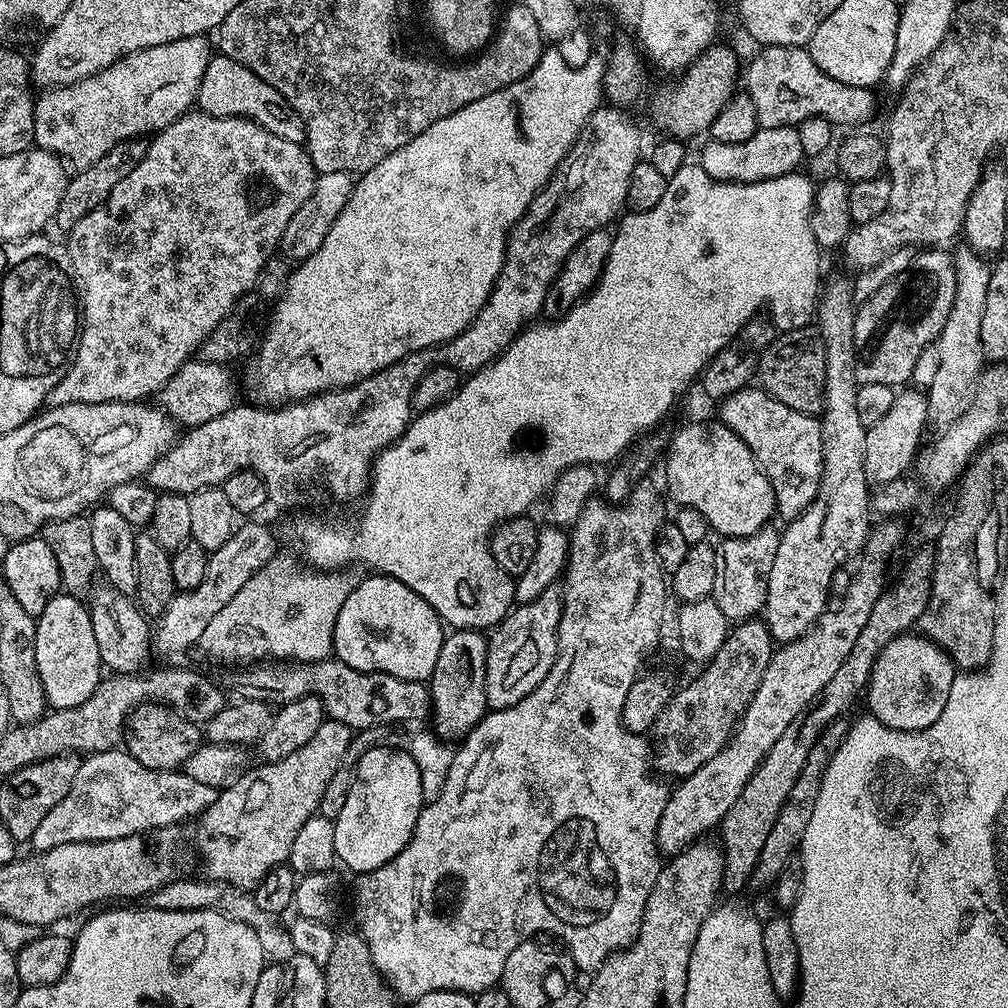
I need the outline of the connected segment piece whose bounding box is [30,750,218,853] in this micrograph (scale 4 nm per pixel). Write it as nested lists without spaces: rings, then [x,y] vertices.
[[[109,750],[94,752],[87,758],[81,759],[78,774],[74,774],[74,782],[70,786],[66,798],[42,818],[38,830],[34,830],[30,844],[37,853],[57,848],[63,844],[86,842],[91,844],[102,840],[117,840],[127,836],[148,834],[151,828],[168,828],[179,820],[199,817],[201,812],[210,807],[218,795],[217,789],[205,786],[194,778],[187,776],[182,770],[159,772],[142,766],[126,750]]]

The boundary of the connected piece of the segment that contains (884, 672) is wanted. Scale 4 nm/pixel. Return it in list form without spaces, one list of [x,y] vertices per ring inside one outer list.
[[[905,634],[894,638],[886,650],[878,654],[878,662],[874,662],[866,689],[867,711],[878,717],[887,728],[899,732],[923,732],[938,722],[938,714],[942,714],[946,698],[950,698],[950,686],[954,686],[956,675],[958,669],[947,652],[927,636]]]

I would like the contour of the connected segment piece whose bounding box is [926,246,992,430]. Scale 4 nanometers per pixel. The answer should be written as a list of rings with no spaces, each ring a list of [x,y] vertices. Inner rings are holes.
[[[963,246],[964,248],[960,248],[957,252],[954,252],[952,256],[952,262],[954,264],[954,270],[956,271],[956,289],[954,290],[954,306],[950,306],[950,315],[946,317],[946,326],[942,326],[942,334],[939,338],[936,339],[934,347],[938,350],[938,371],[936,376],[934,377],[934,382],[930,382],[930,386],[926,390],[926,395],[928,397],[928,419],[931,421],[933,425],[937,424],[937,429],[943,430],[948,427],[956,419],[958,419],[961,414],[965,412],[968,408],[968,404],[972,400],[972,394],[976,391],[976,383],[980,381],[980,374],[984,371],[986,367],[986,361],[984,358],[984,351],[982,350],[982,337],[978,335],[978,333],[982,330],[982,309],[986,306],[986,289],[990,287],[990,274],[992,273],[992,269],[990,267],[989,261],[987,260],[981,253],[977,252],[975,248],[971,246]]]

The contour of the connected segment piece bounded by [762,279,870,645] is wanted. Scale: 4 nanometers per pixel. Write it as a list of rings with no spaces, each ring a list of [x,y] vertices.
[[[846,279],[832,284],[821,291],[818,296],[815,327],[824,343],[826,358],[826,382],[824,383],[824,410],[819,413],[820,433],[822,434],[822,482],[818,486],[818,494],[810,506],[796,520],[787,521],[786,527],[780,532],[778,554],[774,554],[774,566],[770,570],[766,602],[762,609],[762,619],[768,626],[777,645],[789,644],[799,636],[805,636],[816,624],[819,616],[829,607],[828,591],[832,588],[832,579],[836,571],[848,559],[861,555],[864,542],[868,539],[870,523],[870,485],[864,473],[866,462],[866,434],[868,429],[862,426],[858,415],[858,381],[856,379],[856,312],[858,306],[852,300],[852,286]]]

